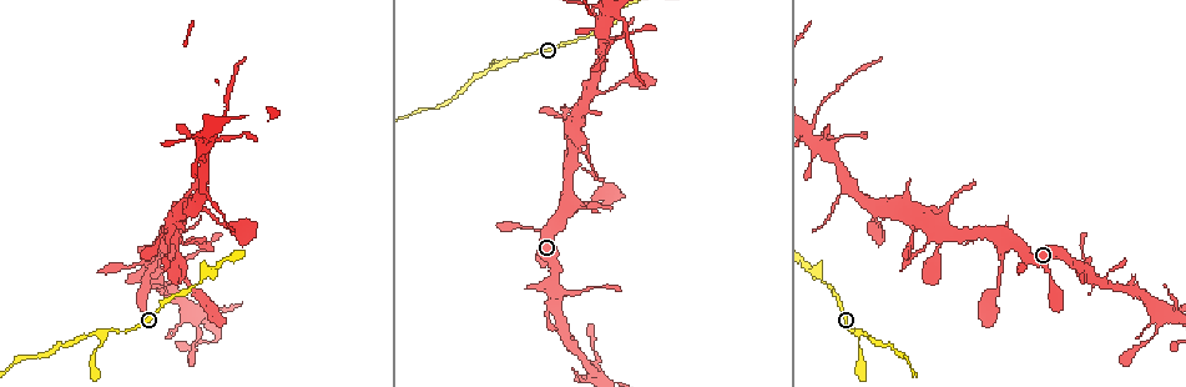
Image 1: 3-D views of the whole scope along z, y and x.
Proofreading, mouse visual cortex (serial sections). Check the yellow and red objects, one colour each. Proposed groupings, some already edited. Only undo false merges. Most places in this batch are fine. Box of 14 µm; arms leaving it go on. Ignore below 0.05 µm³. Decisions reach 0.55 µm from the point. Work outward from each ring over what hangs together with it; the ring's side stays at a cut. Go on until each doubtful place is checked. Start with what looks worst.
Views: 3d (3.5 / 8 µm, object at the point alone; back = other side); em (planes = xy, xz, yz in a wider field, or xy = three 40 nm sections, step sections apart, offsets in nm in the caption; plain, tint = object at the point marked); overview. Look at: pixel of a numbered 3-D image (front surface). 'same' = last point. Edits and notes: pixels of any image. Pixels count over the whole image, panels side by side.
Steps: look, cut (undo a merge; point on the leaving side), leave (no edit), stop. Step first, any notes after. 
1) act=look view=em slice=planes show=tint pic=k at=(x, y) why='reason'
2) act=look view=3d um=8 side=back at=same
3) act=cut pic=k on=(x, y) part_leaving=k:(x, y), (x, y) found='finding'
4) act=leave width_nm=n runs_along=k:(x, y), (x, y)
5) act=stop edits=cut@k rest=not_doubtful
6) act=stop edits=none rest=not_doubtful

act=look view=3d um=3.5 pic=1 at=(106, 330) why='arms part here'

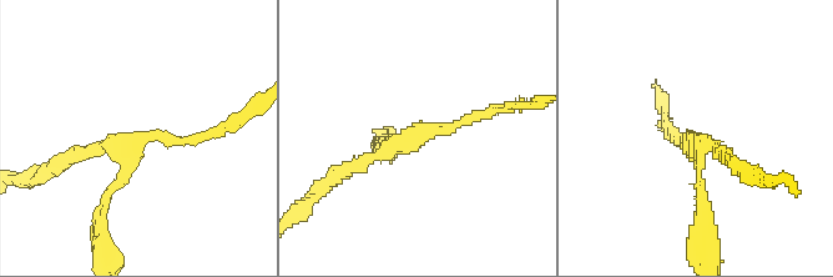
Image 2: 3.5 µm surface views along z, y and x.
act=look view=em slice=xy step=3 show=plain pic=2 at=(692, 144) arms=3 arm_widths_nm=150,150,150

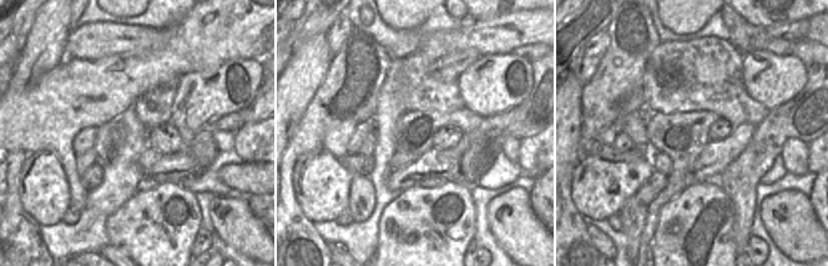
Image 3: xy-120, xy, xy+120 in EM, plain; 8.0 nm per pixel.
act=look view=em slice=xy step=3 show=tint at=same why='with the object marked'

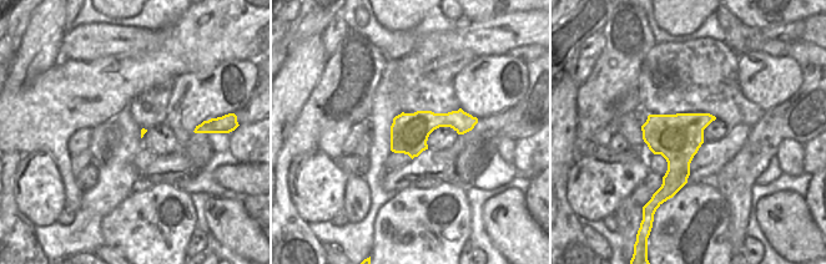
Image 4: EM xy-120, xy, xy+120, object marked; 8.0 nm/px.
act=leave width_nm=320 runs_along=2:(490, 115), (420, 131), (348, 170) found='one cell here'

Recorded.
act=look view=3d um=3.5 pic=1 at=(835, 138) why='sudden change in width'

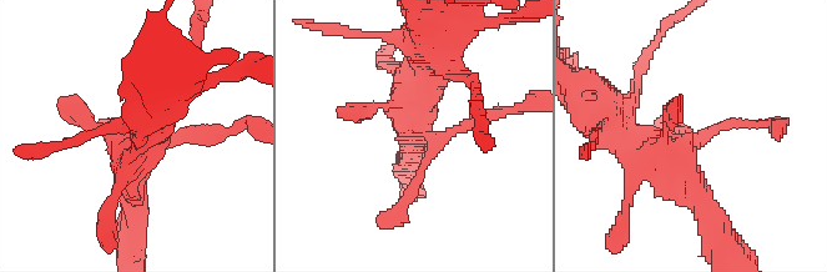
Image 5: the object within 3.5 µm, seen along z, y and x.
act=leave runs_along=5:(132, 199), (132, 156), (232, 129) found='continuous, no second cell'

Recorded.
act=look view=3d um=3.5 pic=1 at=(619, 17) why='sudden change in width'

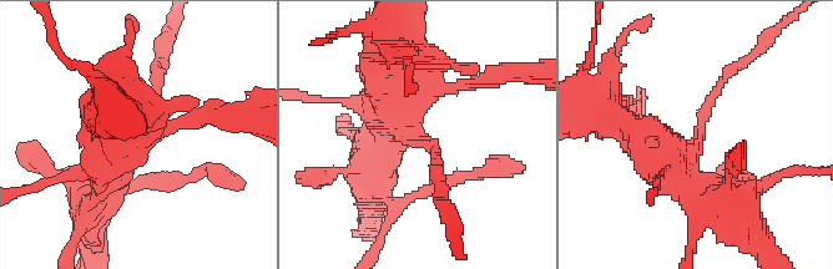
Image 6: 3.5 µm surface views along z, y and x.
act=look view=em slice=xy step=1 show=tint pic=6 at=(702, 127) arm_widths_nm=150,350 why='shape alone is not enough'

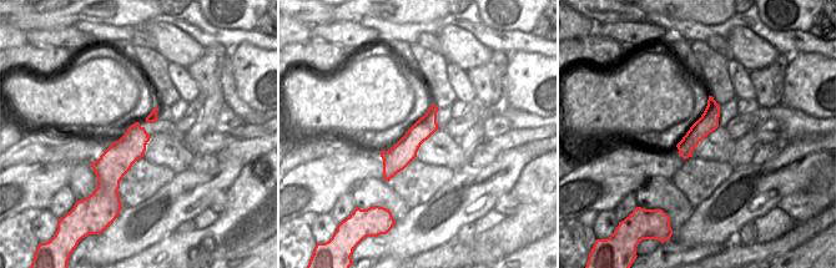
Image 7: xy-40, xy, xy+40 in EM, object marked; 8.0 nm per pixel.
act=look view=em slice=xy step=3 show=tint at=same why='cut it another way'

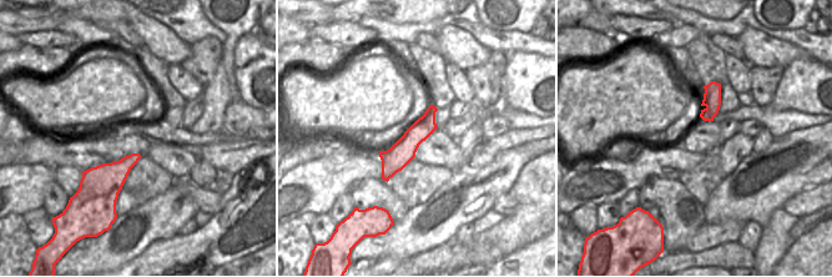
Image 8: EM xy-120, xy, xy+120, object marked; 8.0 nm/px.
act=leave found='continuous, no second cell'

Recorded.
act=stop edits=none rest=not_doubtful

